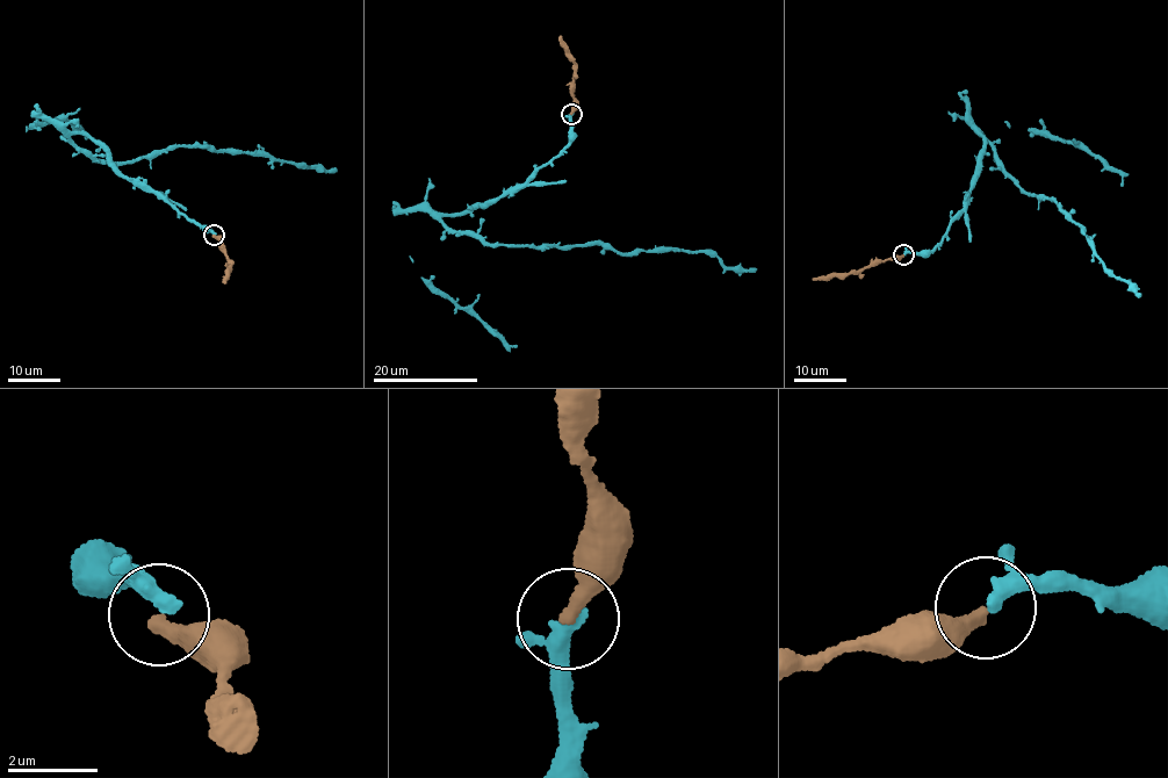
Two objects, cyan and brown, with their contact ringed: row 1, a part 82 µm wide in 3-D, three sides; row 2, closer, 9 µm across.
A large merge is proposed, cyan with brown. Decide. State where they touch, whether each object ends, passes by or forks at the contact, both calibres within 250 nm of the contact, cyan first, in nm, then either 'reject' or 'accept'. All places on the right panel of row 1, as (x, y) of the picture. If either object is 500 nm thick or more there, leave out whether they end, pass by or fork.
(903, 254) | cyan passes by | brown ends | 280/320 nm | accept

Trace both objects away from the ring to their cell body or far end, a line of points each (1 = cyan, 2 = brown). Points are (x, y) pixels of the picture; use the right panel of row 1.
1: (903, 254), (934, 251), (958, 220), (981, 136), (1017, 185), (1064, 210), (1105, 268), (1141, 294)
2: (903, 254), (874, 261), (856, 271), (812, 279)

